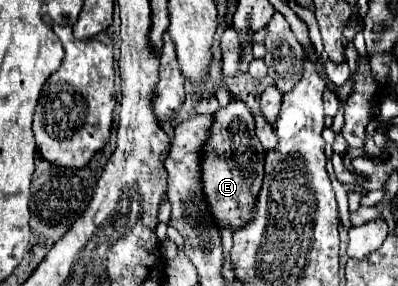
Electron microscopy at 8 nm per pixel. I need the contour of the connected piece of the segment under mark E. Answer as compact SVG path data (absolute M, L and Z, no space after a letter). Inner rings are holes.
M232 98L230 104L216 112L212 140L206 146L206 156L202 158L202 186L210 208L214 208L214 218L220 226L230 226L230 230L242 224L242 216L250 212L264 176L264 152L254 134L254 116L242 100Z

